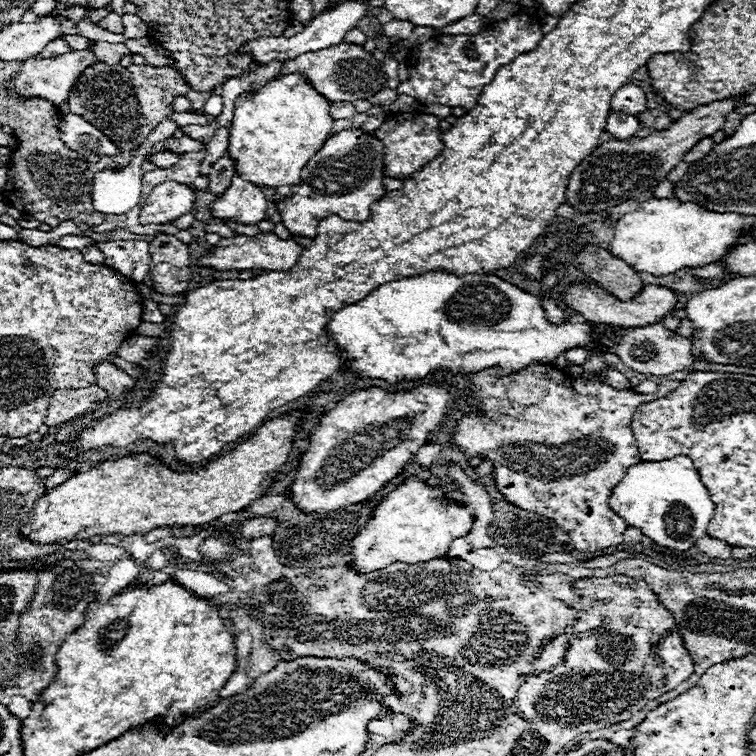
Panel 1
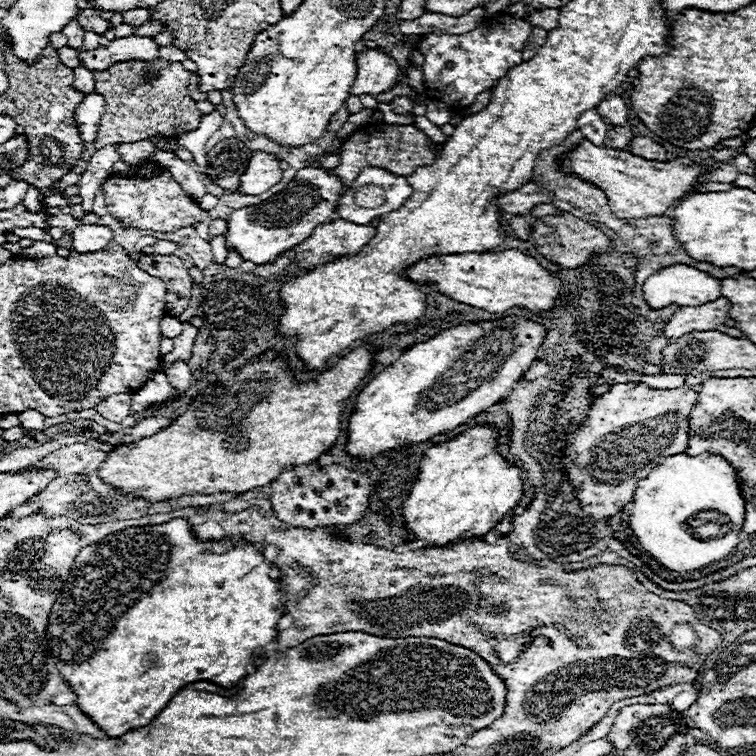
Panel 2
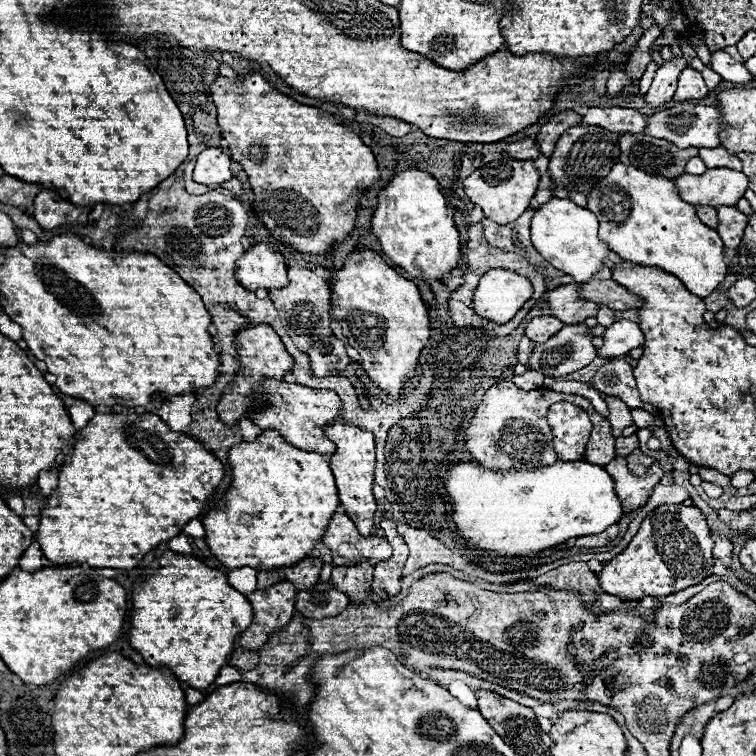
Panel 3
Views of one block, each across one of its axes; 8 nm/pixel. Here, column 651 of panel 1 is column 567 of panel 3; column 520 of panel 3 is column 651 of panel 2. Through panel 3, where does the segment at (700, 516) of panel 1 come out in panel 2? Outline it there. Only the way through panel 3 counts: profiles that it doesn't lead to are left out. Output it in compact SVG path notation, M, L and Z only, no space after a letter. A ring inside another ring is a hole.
M676 454L666 458L664 464L654 468L646 478L636 484L634 510L630 514L630 528L634 530L640 546L662 566L674 572L698 570L726 558L740 542L740 526L744 522L744 500L736 474L724 458L712 454L686 456ZM716 510L728 518L728 532L720 538L694 538L688 536L686 524L698 512Z

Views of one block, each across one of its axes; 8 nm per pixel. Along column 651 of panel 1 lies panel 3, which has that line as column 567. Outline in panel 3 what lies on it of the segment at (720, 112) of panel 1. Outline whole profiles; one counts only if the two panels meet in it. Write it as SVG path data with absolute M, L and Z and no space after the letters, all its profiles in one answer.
M572 126L568 128L556 142L554 146L554 154L550 156L550 164L548 164L548 172L554 184L564 186L566 190L572 192L584 192L588 194L596 182L600 182L600 178L604 178L608 174L608 170L612 170L614 164L620 162L620 140L622 134L616 132L608 132L600 126Z

